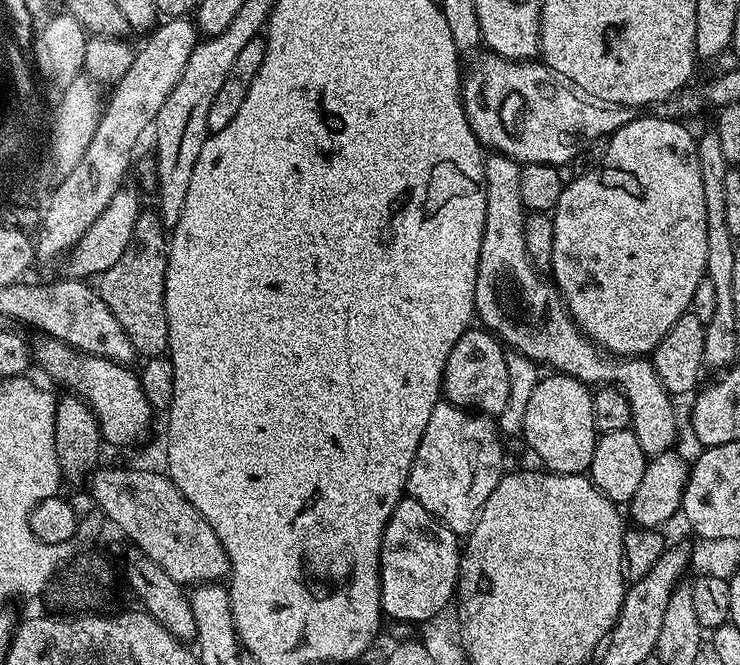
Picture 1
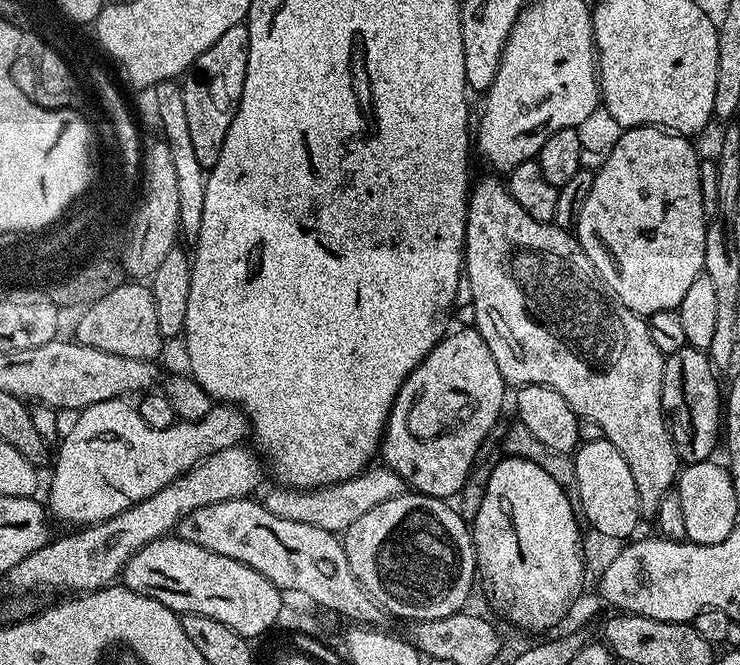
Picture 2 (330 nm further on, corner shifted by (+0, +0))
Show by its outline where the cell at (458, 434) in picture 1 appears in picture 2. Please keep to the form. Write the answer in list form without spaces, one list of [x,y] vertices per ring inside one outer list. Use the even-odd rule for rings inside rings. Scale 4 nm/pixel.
[[[369,467],[341,484],[327,484],[325,488],[301,490],[275,486],[262,496],[262,503],[270,514],[278,514],[278,518],[290,518],[290,522],[306,522],[310,526],[318,526],[318,530],[343,534],[350,525],[358,522],[358,518],[362,518],[362,514],[366,514],[366,510],[374,510],[374,506],[382,506],[382,502],[390,502],[390,498],[401,495],[400,475],[390,467],[376,467]]]

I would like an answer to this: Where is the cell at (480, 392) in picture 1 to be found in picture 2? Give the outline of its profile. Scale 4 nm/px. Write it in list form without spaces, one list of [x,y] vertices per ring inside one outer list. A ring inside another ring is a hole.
[[[472,326],[460,328],[457,332],[449,331],[398,390],[380,442],[379,455],[384,456],[383,463],[396,471],[405,485],[412,484],[413,493],[437,498],[455,497],[462,492],[477,463],[476,455],[504,408],[504,391],[506,385],[498,370],[498,362],[494,362],[494,354],[490,354],[490,346],[486,346],[482,334]]]

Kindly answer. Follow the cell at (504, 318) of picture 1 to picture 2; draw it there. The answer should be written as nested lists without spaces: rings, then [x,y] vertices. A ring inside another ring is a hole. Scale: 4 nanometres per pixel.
[[[484,180],[480,185],[471,189],[468,197],[468,217],[466,218],[466,230],[464,231],[464,243],[466,245],[464,249],[464,268],[466,269],[466,288],[472,291],[472,316],[474,321],[474,327],[476,331],[482,334],[482,338],[486,342],[486,346],[490,346],[490,354],[494,354],[494,362],[498,362],[498,370],[502,374],[505,385],[508,386],[523,386],[525,384],[537,384],[538,386],[550,386],[550,390],[558,390],[558,394],[562,394],[562,398],[566,398],[568,403],[576,415],[581,420],[589,420],[590,422],[598,422],[598,426],[602,426],[602,434],[604,439],[608,440],[614,446],[614,450],[618,450],[618,454],[622,454],[622,458],[626,458],[626,466],[630,466],[630,475],[634,478],[634,486],[638,486],[638,498],[640,499],[640,510],[645,517],[655,517],[658,506],[662,502],[662,498],[666,493],[673,491],[674,485],[677,483],[680,469],[682,467],[682,461],[679,454],[676,452],[676,447],[672,441],[672,436],[668,433],[668,423],[664,420],[664,411],[662,410],[662,374],[664,373],[664,358],[665,356],[658,350],[658,346],[654,346],[654,341],[650,338],[650,330],[648,329],[647,319],[643,316],[639,316],[637,312],[631,312],[629,308],[620,303],[611,292],[604,286],[604,281],[601,280],[600,275],[594,270],[594,266],[590,262],[590,258],[586,258],[586,254],[582,250],[579,240],[571,231],[556,227],[555,223],[543,224],[538,222],[534,218],[530,218],[530,214],[526,214],[526,210],[522,210],[522,206],[518,206],[518,202],[515,198],[509,194],[507,187],[503,183],[500,184],[496,180]]]

